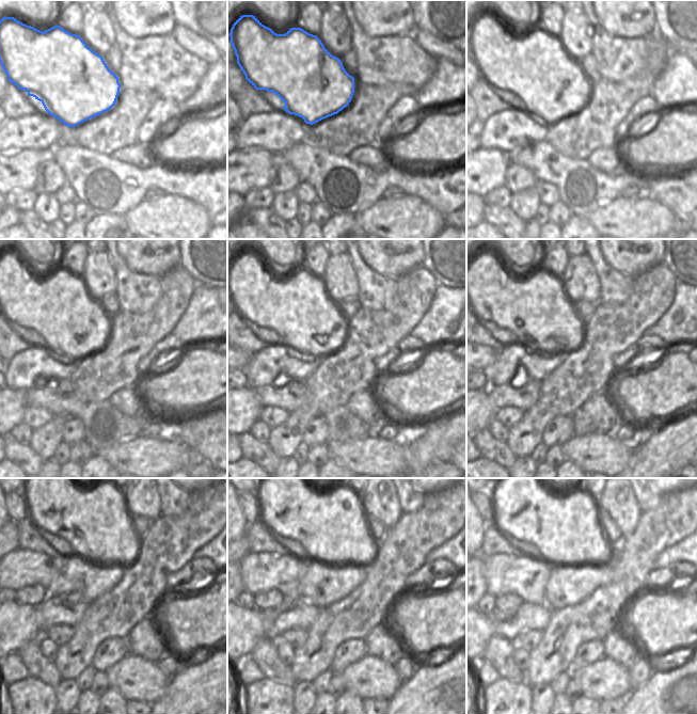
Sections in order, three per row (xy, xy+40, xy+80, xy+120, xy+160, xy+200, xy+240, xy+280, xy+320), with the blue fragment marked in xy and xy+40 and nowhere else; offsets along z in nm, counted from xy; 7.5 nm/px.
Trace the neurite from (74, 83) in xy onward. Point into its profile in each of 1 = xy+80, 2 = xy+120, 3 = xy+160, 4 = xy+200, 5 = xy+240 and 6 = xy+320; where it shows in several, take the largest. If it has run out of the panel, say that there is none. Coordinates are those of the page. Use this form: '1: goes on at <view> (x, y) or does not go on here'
1: goes on at xy+80 (536, 67)
2: goes on at xy+120 (59, 308)
3: goes on at xy+160 (298, 308)
4: goes on at xy+200 (531, 300)
5: goes on at xy+240 (92, 520)
6: goes on at xy+320 (565, 528)

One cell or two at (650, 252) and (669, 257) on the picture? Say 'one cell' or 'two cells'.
two cells

